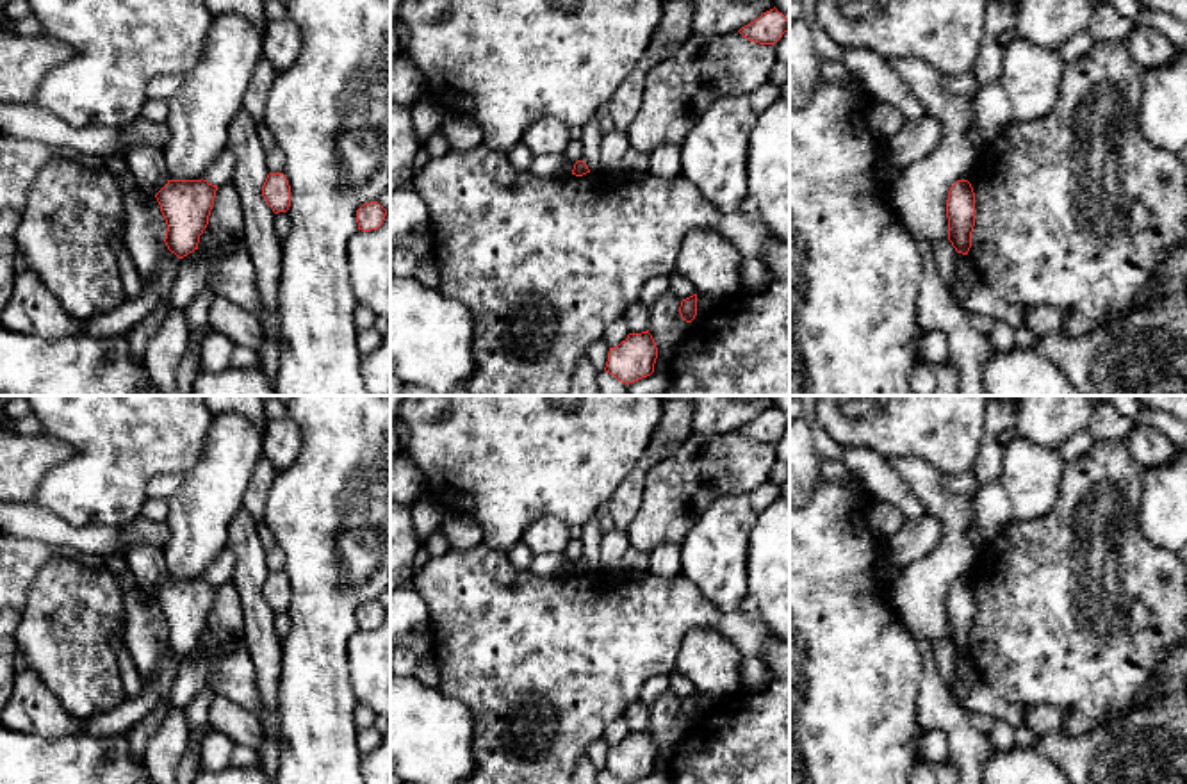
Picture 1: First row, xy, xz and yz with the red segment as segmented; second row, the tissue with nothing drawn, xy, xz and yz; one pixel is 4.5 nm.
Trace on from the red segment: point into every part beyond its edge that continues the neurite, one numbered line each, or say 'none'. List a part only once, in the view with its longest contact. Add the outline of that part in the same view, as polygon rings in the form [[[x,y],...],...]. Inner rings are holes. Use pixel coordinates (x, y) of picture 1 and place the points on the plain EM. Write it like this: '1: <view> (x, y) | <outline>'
none

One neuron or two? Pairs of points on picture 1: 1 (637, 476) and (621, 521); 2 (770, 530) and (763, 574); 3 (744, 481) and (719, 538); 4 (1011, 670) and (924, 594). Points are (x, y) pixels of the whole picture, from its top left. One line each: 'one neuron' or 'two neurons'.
1: one neuron
2: one neuron
3: two neurons
4: two neurons

